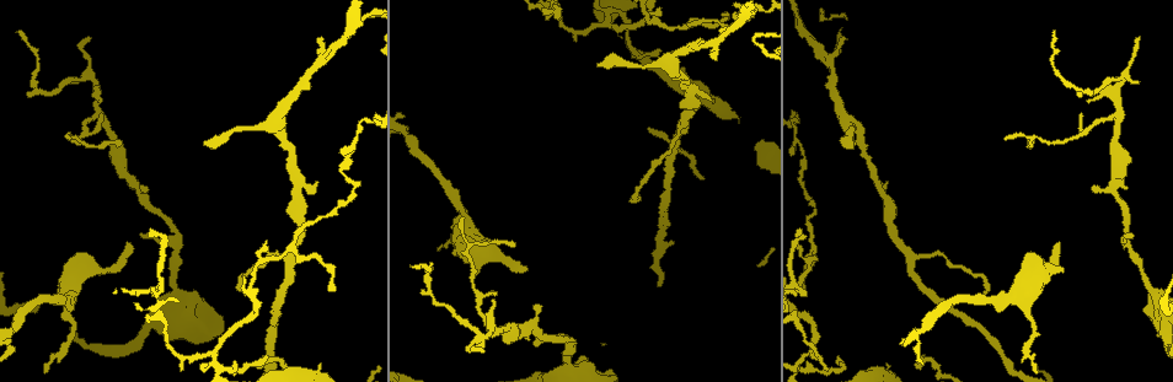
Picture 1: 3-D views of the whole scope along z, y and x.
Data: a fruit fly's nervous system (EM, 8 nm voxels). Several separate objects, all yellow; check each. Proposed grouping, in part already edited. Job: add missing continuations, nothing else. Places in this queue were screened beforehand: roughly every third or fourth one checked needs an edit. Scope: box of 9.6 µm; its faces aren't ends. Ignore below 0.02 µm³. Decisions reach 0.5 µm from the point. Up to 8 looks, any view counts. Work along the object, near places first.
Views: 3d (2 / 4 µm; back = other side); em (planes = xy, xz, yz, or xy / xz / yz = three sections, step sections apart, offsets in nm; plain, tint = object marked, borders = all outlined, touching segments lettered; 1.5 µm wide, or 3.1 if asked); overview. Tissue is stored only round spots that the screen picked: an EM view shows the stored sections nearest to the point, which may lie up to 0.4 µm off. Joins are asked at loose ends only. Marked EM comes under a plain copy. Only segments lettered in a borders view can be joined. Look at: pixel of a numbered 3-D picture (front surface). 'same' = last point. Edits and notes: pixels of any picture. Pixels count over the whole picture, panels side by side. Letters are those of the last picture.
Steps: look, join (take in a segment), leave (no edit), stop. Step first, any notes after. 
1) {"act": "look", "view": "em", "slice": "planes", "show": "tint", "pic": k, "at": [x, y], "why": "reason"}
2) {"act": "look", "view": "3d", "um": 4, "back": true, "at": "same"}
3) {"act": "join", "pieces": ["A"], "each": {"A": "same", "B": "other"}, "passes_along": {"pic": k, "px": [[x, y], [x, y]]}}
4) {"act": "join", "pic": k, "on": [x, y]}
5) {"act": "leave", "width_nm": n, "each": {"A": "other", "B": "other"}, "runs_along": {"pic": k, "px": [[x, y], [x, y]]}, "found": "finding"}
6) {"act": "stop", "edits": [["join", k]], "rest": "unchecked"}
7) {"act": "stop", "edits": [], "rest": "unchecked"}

{"act": "look", "view": "em", "slice": "xz", "step": 4, "show": "borders", "pic": 1, "at": [205, 141], "why": "free end"}

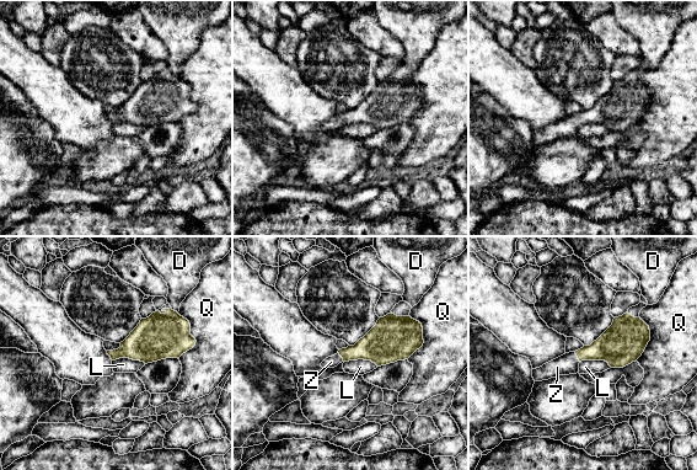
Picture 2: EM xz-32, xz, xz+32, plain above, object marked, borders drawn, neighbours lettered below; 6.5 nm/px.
{"act": "join", "pieces": ["Z"], "width_nm": 180, "each": {"D": "other", "L": "other", "Q": "other", "Z": "same"}, "found": "it goes on there"}

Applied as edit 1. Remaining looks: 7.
{"act": "look", "view": "3d", "um": 2, "pic": 1, "at": [68, 137], "why": "thin end"}

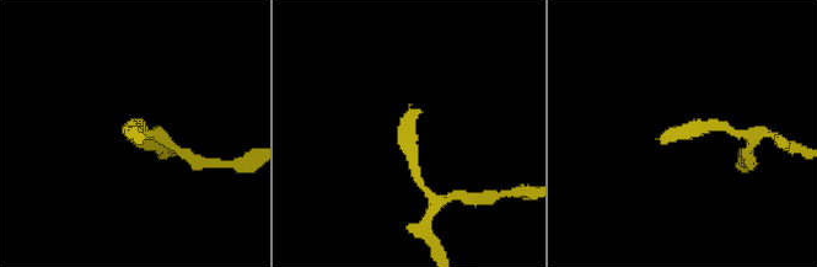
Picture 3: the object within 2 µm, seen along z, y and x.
{"act": "look", "view": "em", "slice": "planes", "show": "borders", "pic": 3, "at": [661, 140], "why": "now the EM"}

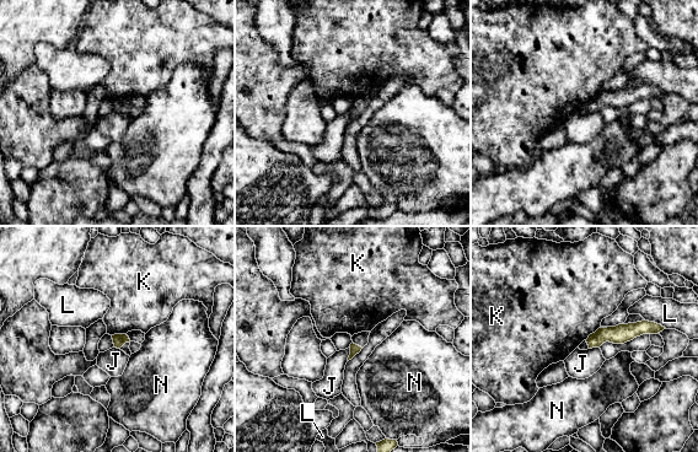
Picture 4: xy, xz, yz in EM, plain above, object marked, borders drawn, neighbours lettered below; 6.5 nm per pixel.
{"act": "leave", "width_nm": 70, "longest_contact_nm": ["L", 170], "each": {"J": "other", "K": "other", "L": "other", "N": "other"}, "found": "none of them fits"}

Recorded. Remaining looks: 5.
{"act": "stop", "edits": [["join", 2]], "rest": "unchecked"}

